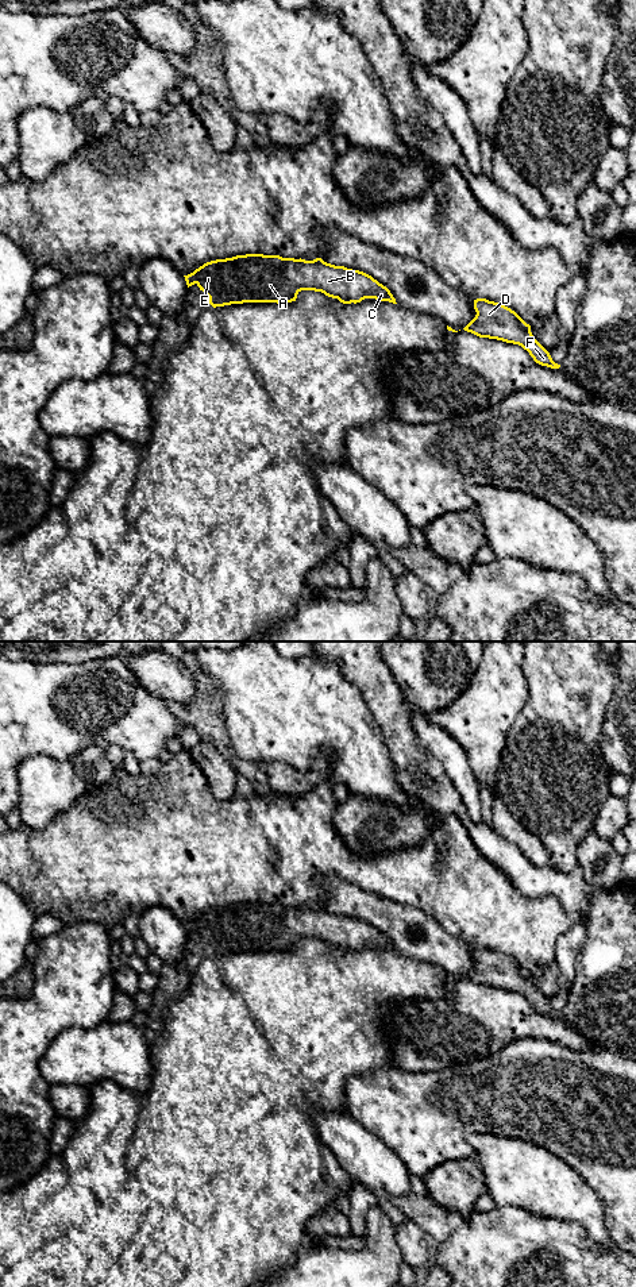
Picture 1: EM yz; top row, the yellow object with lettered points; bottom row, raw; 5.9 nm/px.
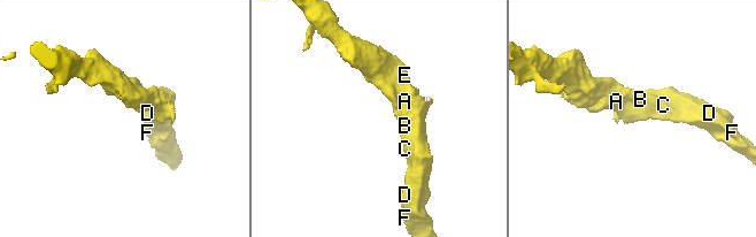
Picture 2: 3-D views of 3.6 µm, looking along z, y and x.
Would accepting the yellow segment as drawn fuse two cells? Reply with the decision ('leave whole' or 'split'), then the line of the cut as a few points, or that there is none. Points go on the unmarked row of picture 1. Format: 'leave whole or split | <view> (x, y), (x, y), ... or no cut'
leave whole | no cut

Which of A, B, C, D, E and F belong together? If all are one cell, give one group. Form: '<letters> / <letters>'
A B C D E F

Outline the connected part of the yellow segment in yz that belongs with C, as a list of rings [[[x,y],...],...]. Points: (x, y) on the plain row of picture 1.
[[[246,902],[207,910],[184,925],[188,936],[196,932],[209,945],[213,956],[243,951],[292,951],[301,939],[321,940],[343,952],[365,947],[397,952],[390,939],[371,924],[321,906],[305,909]]]

